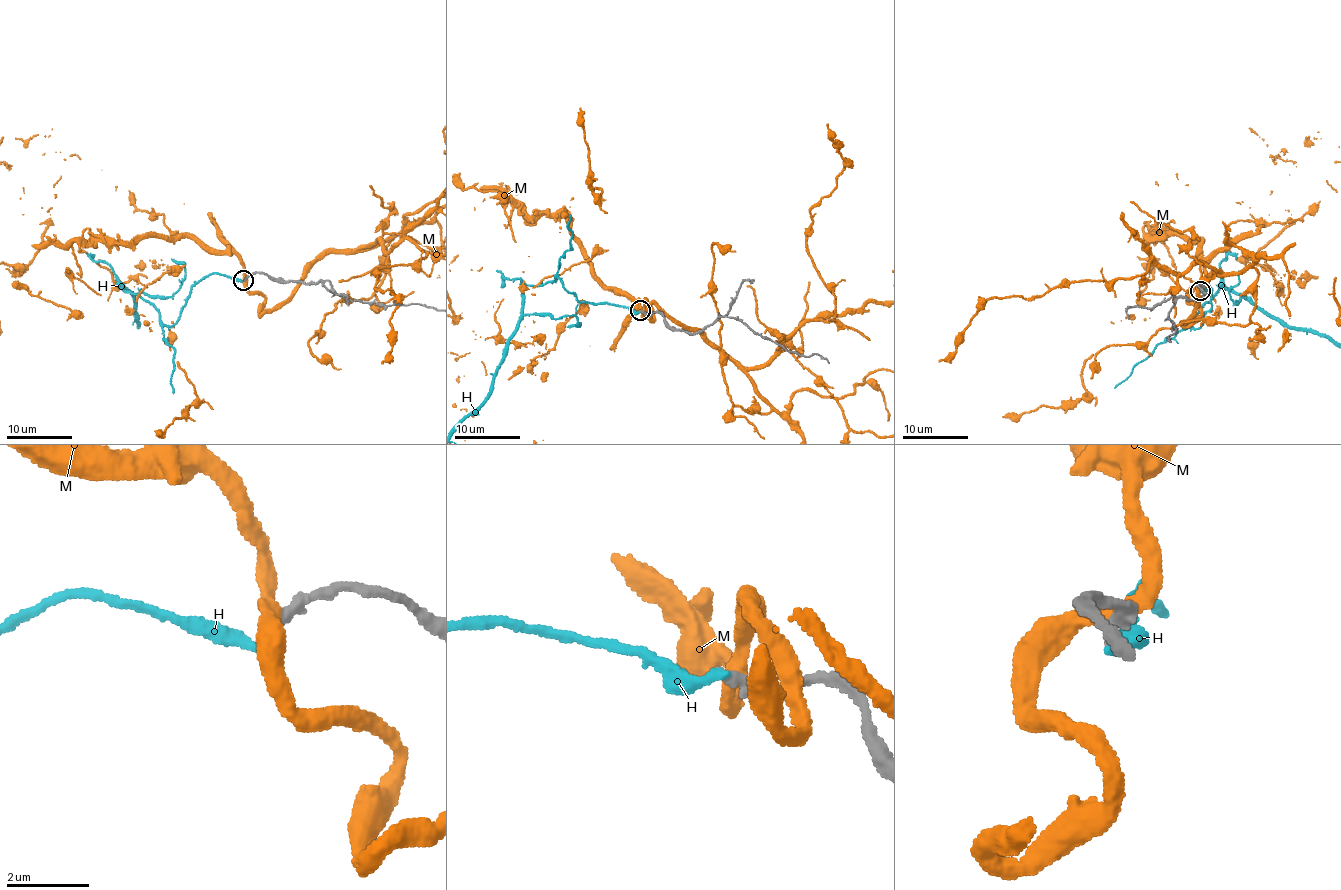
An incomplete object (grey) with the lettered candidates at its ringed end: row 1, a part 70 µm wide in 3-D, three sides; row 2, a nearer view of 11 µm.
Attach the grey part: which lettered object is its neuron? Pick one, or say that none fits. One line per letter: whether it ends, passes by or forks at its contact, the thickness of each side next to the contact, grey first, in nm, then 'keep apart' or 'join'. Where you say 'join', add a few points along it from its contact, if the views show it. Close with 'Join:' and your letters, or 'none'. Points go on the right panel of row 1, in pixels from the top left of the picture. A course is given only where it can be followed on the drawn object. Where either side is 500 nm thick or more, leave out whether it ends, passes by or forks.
H: it ends there; 260 nm thick on the grey side, 260 nm on the other; keep apart
M: it passes by; 360 nm thick on the grey side, 360 nm on the other; keep apart
Join: none

